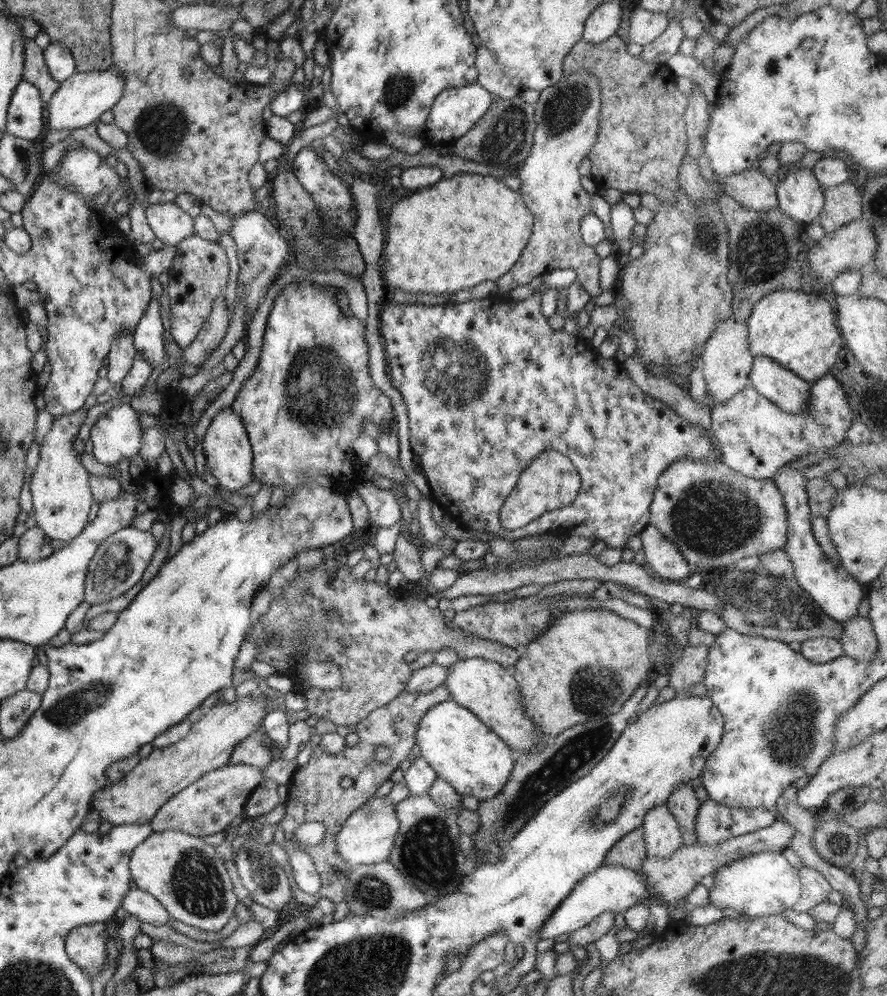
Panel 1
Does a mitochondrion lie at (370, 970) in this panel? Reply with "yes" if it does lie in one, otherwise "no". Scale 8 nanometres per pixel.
yes

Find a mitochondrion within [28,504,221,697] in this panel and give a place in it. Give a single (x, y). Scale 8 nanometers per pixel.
(114, 565)

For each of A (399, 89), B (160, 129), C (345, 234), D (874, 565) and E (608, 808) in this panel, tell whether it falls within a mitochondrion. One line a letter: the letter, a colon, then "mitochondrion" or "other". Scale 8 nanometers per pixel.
A: mitochondrion
B: mitochondrion
C: other
D: other
E: mitochondrion

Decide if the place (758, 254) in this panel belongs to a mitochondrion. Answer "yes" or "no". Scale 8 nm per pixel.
yes

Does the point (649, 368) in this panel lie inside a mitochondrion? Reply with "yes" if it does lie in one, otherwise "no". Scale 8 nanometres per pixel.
no

